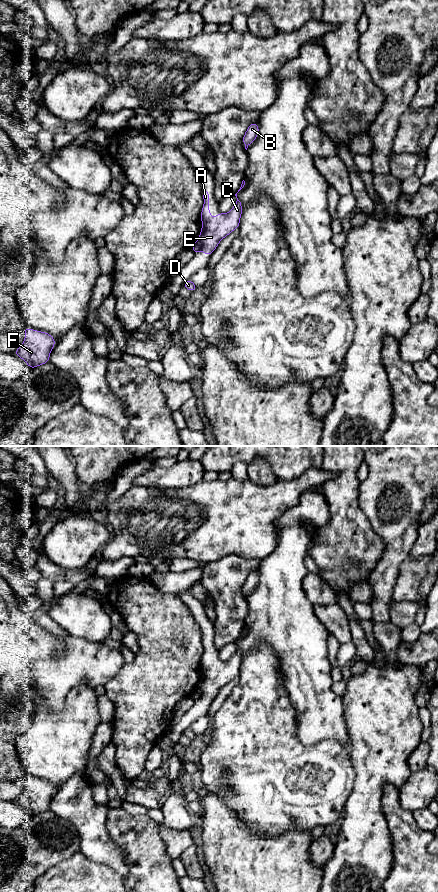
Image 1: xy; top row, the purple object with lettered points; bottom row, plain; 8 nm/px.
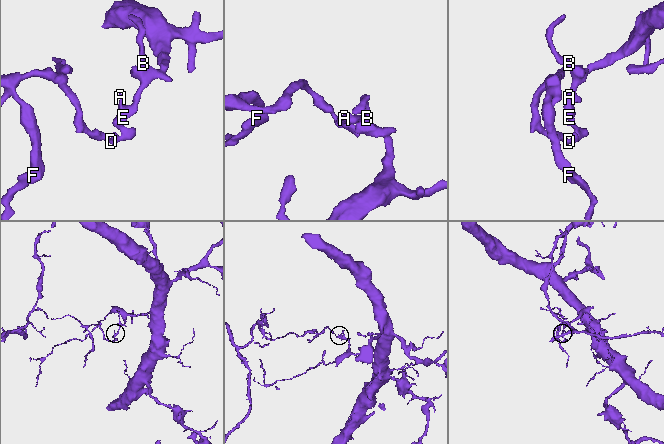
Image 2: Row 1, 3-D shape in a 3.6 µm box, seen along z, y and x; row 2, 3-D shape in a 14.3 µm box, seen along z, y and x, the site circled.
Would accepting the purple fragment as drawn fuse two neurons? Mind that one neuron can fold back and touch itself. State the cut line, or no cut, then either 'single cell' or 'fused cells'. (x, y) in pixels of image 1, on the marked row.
cut in xy along (198, 240), (201, 244), (201, 250); fused cells

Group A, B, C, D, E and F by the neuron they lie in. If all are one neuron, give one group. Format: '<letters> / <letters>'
A B C E / D F

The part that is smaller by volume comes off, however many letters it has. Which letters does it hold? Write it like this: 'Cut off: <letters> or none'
Cut off: D, F

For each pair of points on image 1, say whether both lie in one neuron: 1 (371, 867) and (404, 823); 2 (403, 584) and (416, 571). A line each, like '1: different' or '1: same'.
1: different
2: same

